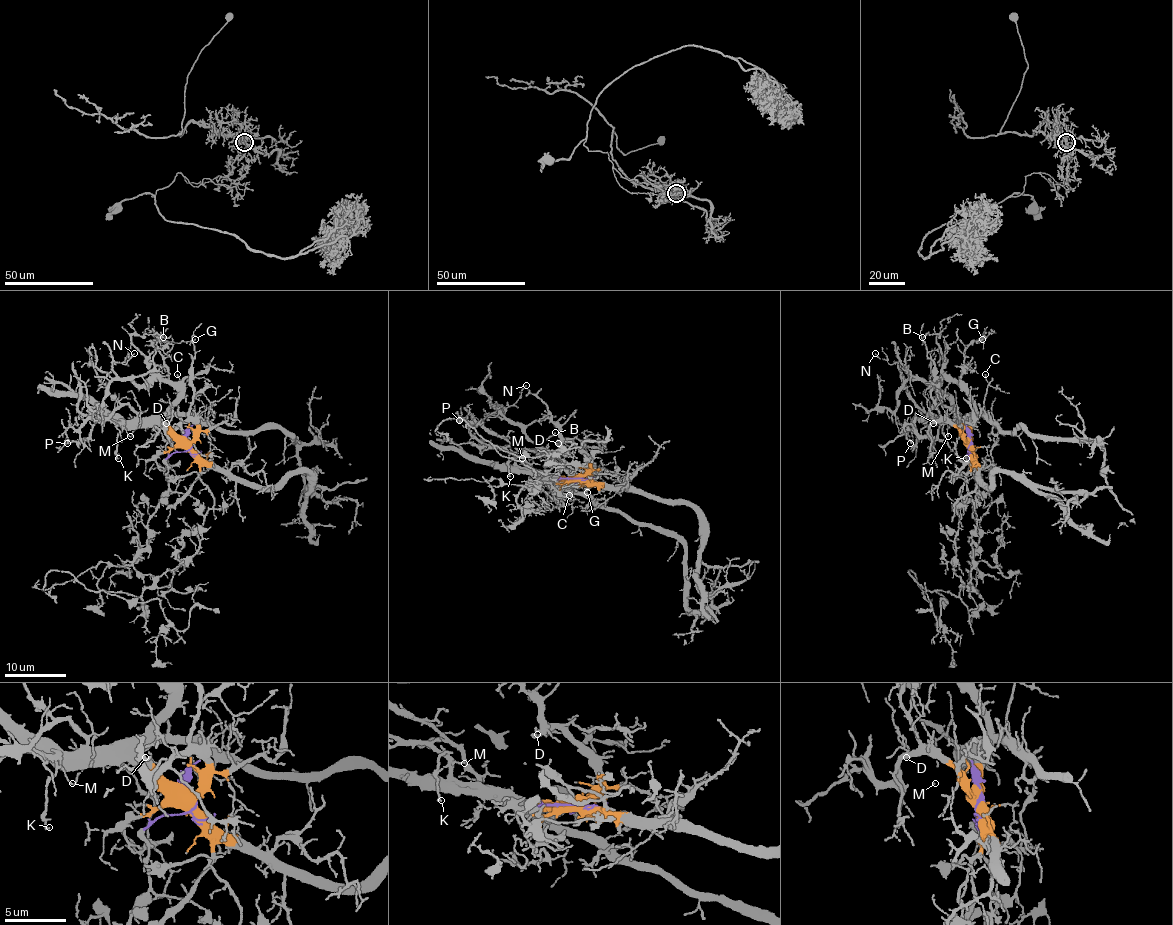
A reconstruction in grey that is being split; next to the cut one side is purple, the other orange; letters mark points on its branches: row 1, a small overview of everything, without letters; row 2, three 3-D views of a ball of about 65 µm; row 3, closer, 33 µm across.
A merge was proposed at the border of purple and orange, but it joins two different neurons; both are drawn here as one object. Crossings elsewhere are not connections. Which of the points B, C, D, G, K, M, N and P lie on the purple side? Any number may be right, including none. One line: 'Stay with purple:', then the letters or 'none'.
Stay with purple: none

